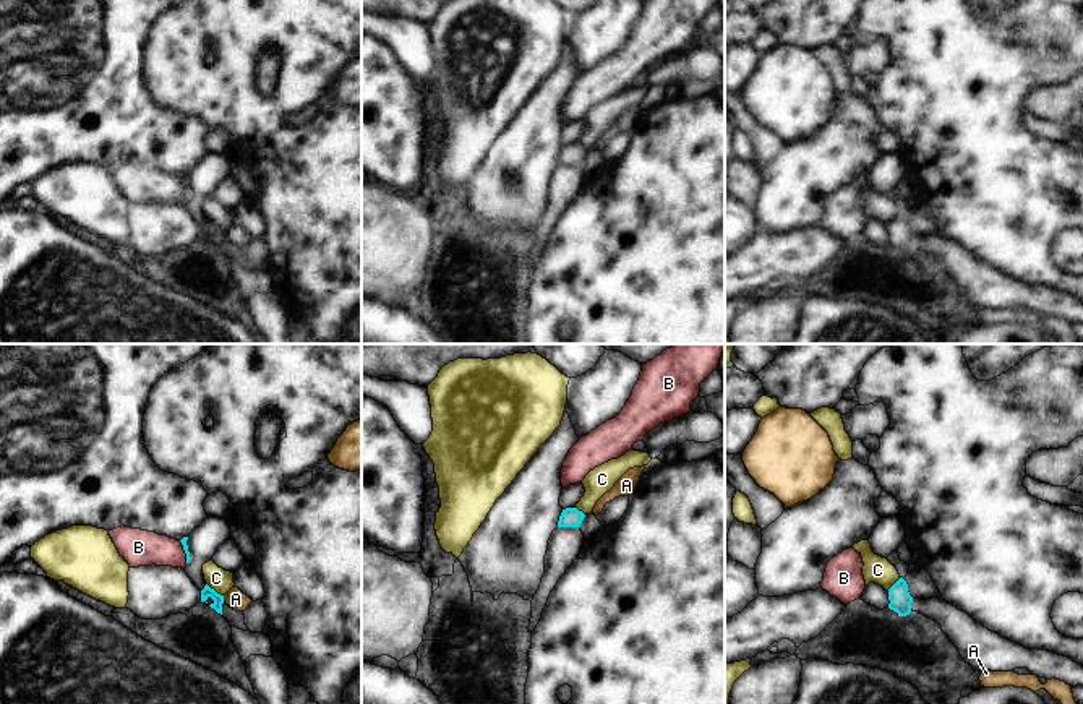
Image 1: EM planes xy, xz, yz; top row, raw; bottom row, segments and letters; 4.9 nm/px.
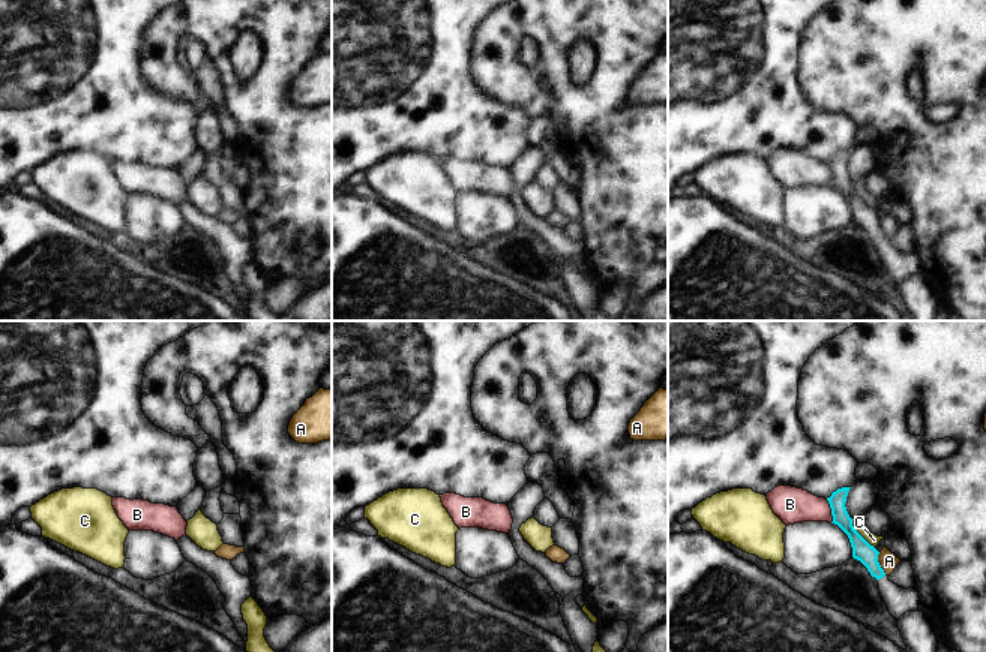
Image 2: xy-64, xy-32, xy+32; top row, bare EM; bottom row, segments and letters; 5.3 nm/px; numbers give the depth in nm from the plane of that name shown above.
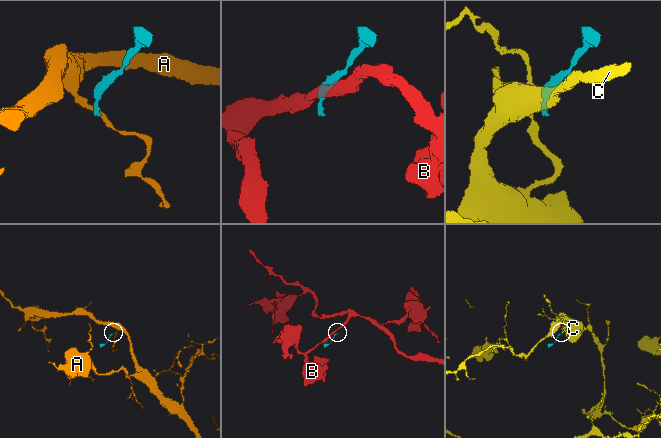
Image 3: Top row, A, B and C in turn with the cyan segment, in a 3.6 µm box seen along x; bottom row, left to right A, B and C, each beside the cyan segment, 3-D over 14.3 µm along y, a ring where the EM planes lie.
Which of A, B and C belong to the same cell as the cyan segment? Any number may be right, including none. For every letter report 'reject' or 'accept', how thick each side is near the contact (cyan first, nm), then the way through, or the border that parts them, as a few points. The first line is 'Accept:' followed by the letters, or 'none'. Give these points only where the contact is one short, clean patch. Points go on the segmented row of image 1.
Accept: none
A: reject | 50/100 nm | along xy (222, 596), (224, 600)
B: reject | 30/180 nm | along xy (179, 540), (187, 562)
C: reject | 50/120 nm | along xy (206, 583), (222, 596)

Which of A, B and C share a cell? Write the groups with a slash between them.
A / B / C

